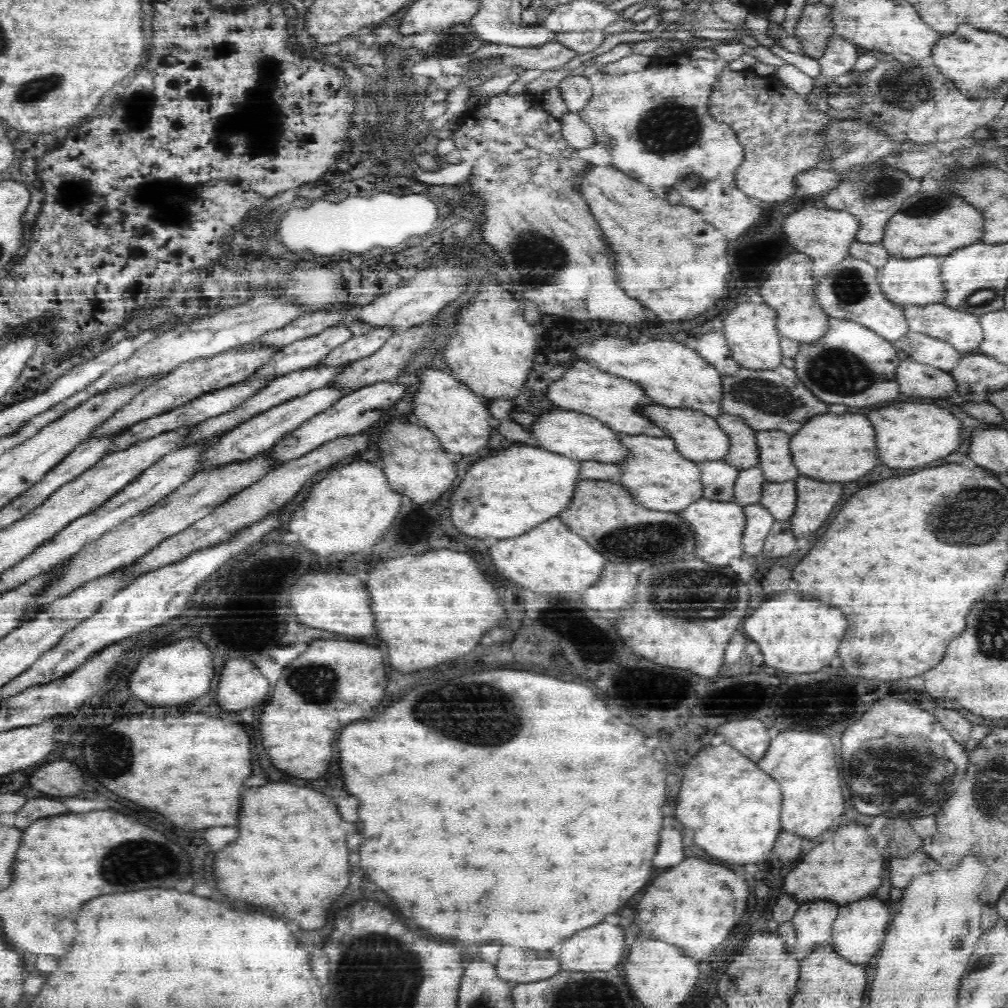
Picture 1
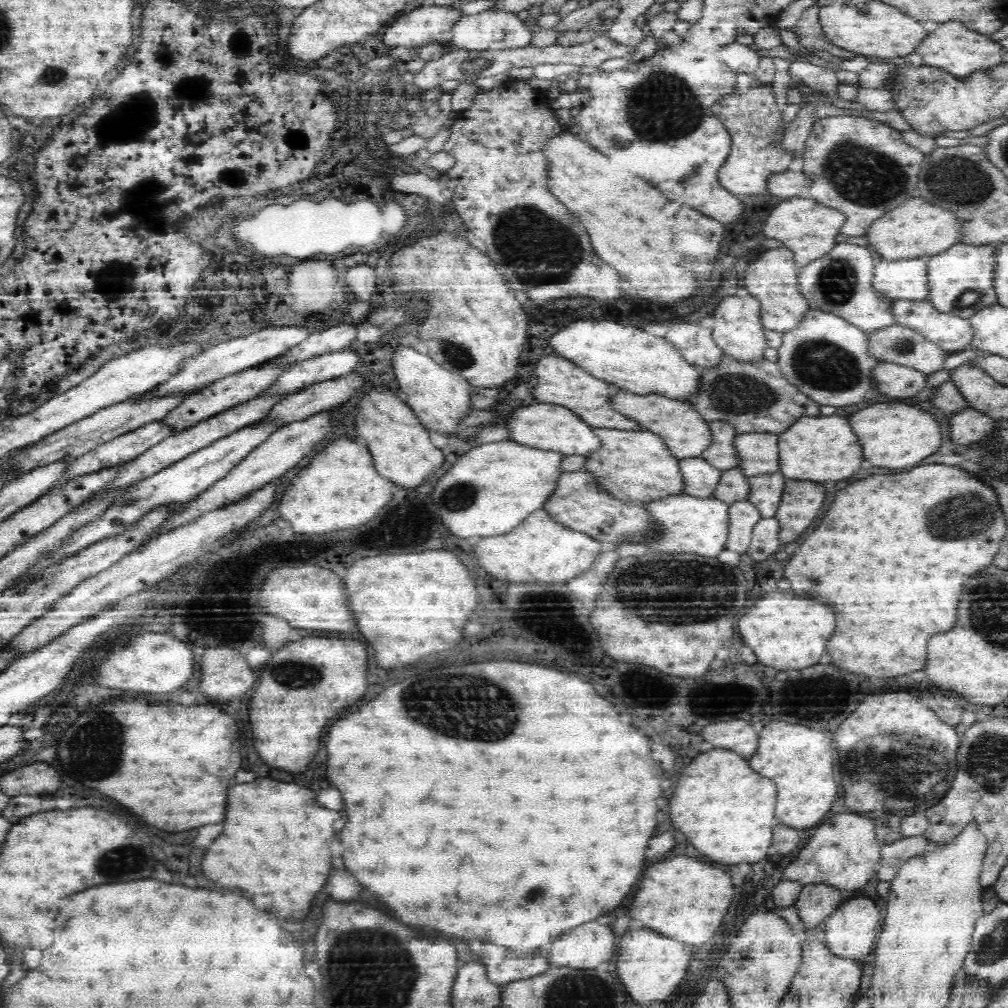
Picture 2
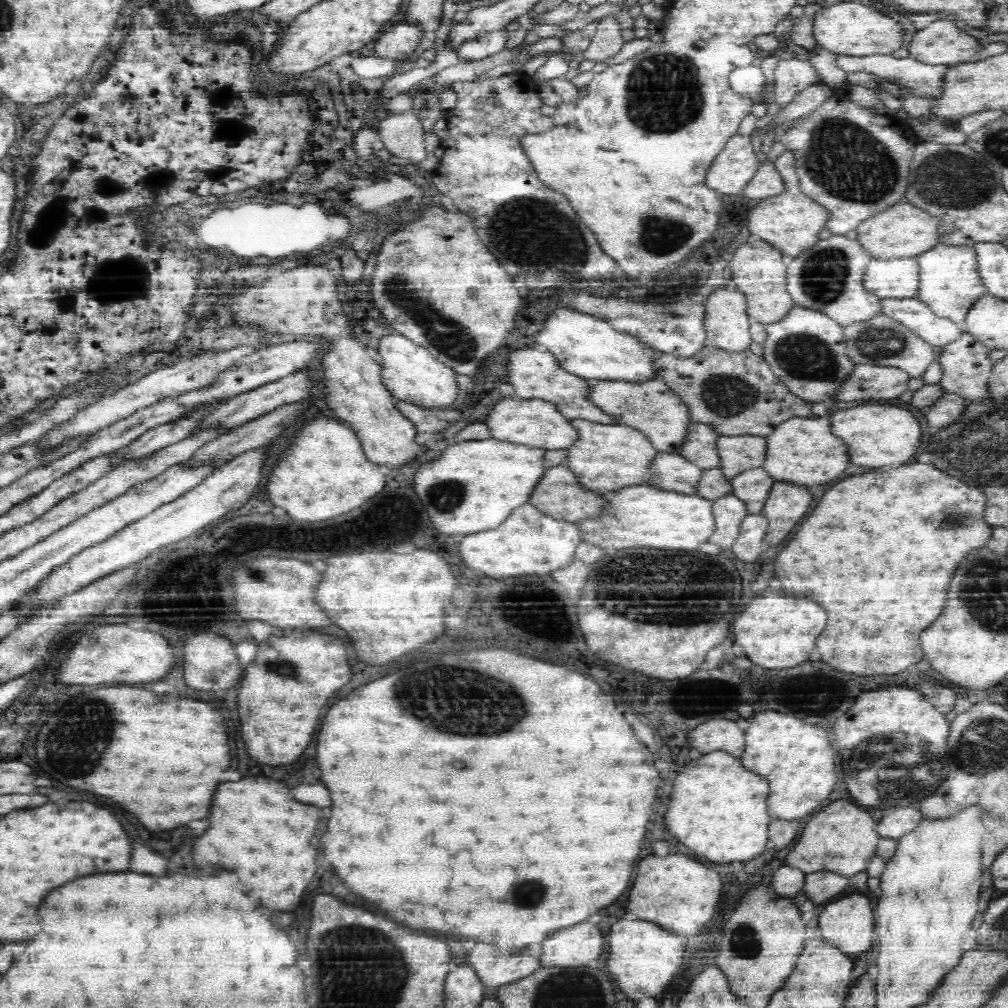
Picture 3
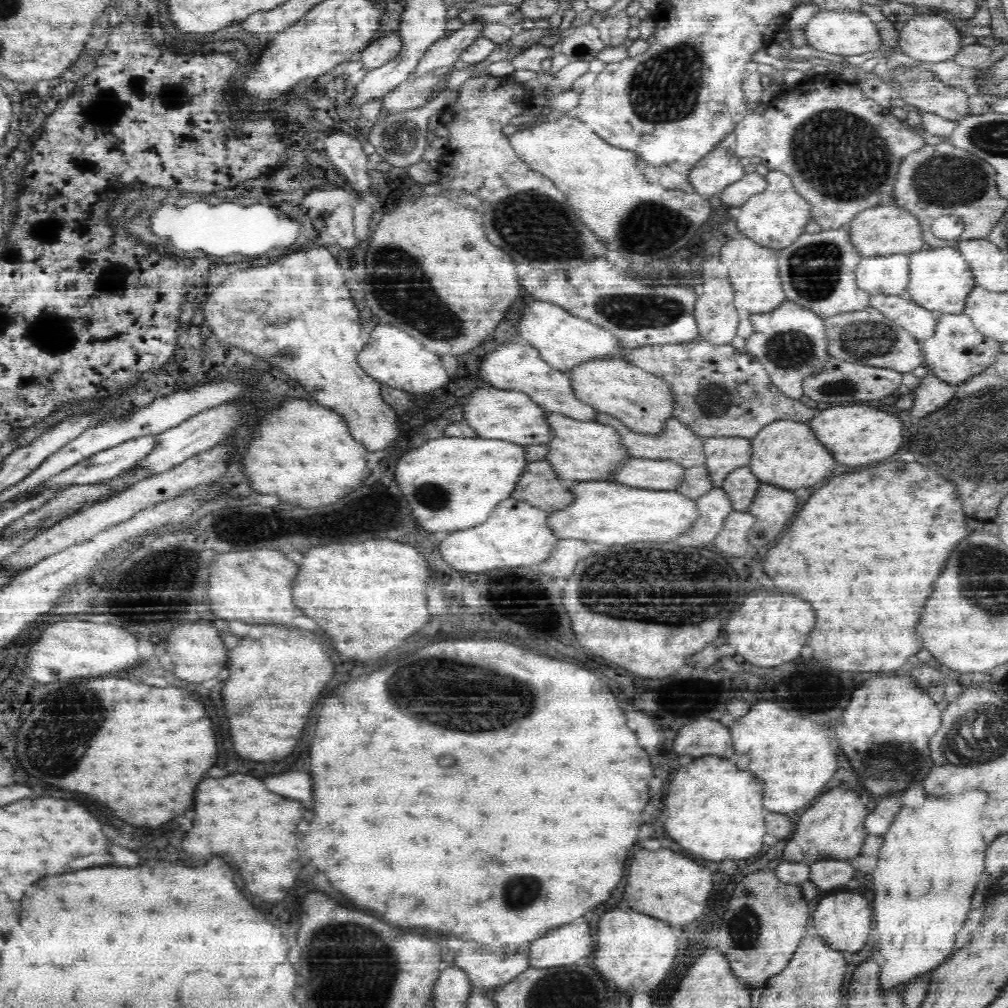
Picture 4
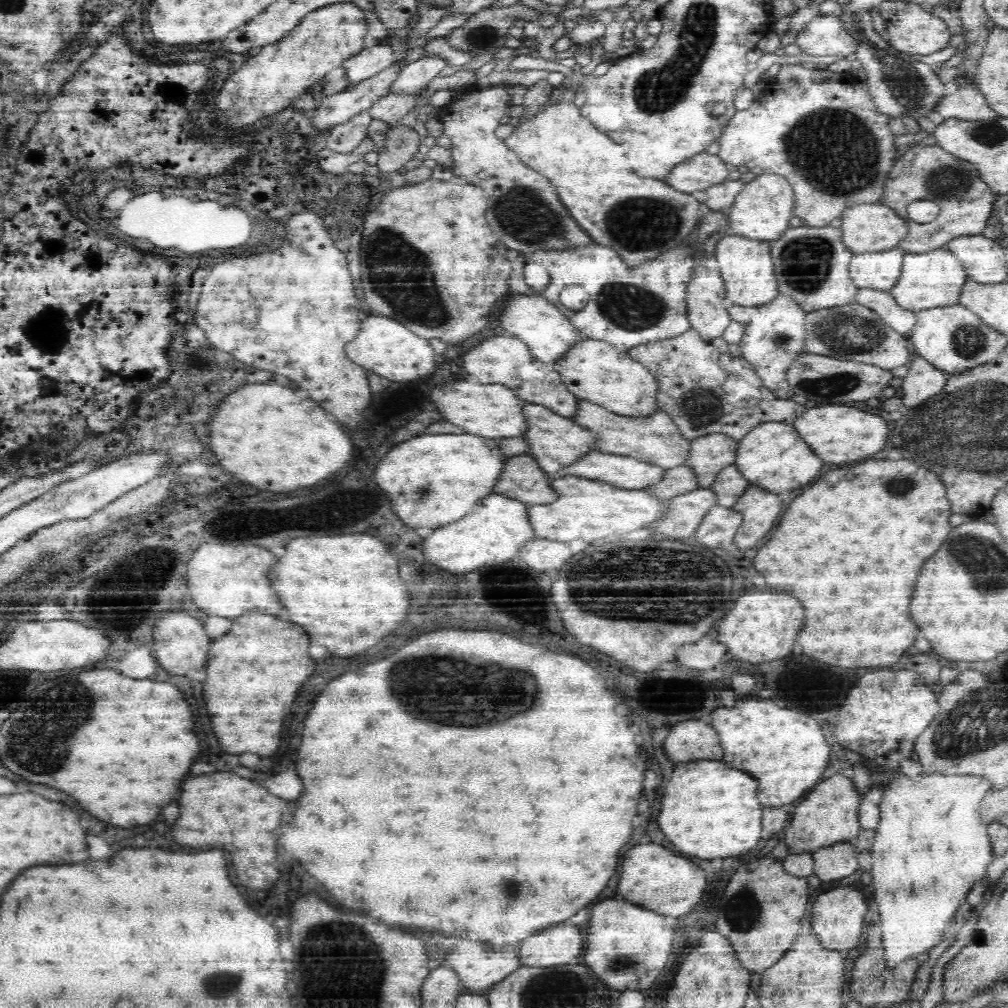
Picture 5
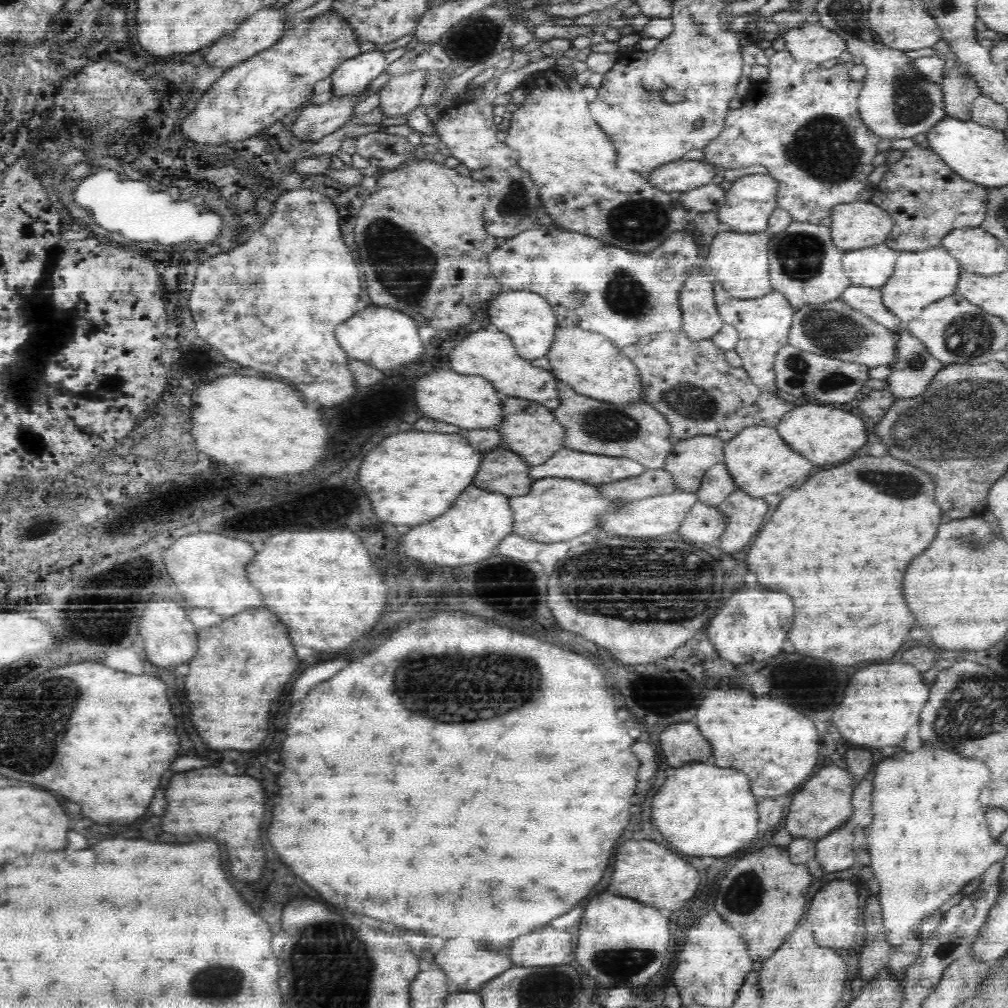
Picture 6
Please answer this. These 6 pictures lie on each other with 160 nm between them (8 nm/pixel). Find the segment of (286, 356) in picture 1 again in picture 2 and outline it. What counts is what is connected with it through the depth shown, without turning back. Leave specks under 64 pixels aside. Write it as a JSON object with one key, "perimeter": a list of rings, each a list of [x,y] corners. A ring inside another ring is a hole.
{"perimeter":[[[251,367],[238,374],[227,376],[218,382],[214,382],[214,384],[201,388],[196,393],[184,396],[168,414],[158,420],[158,423],[162,423],[162,427],[170,429],[171,436],[178,436],[181,432],[196,426],[196,424],[200,424],[200,422],[204,422],[204,420],[208,420],[208,418],[222,414],[226,410],[232,410],[232,408],[256,398],[258,392],[264,390],[272,380],[276,380],[276,376],[280,372],[284,372],[284,370],[288,370],[288,368],[261,369]]]}

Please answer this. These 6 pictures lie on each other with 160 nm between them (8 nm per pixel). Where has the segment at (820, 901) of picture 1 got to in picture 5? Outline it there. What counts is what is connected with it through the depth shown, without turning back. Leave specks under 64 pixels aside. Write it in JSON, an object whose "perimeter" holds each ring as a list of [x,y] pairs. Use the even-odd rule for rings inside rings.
{"perimeter":[[[839,841],[812,853],[813,873],[822,881],[854,876],[860,872],[860,862],[853,841]]]}

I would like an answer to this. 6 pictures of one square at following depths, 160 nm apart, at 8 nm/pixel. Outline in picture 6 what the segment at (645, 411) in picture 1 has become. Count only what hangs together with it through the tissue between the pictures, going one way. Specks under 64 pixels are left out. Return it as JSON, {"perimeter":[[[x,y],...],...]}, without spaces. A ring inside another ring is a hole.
{"perimeter":[[[557,326],[545,357],[552,364],[553,374],[576,392],[610,402],[628,402],[640,397],[640,385],[636,380],[636,366],[617,348],[603,334],[582,327]]]}

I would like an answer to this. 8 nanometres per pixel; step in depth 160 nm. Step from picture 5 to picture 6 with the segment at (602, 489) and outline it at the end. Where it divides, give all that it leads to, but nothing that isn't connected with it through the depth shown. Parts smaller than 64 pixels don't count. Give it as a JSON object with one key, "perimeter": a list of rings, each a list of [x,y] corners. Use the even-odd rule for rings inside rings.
{"perimeter":[[[556,477],[532,479],[528,491],[524,494],[508,496],[505,499],[505,504],[508,505],[508,510],[512,513],[512,533],[536,540],[536,542],[556,542],[556,540],[570,540],[576,534],[580,536],[596,524],[596,517],[593,515],[597,511],[604,510],[606,506],[616,506],[617,503],[621,502],[609,501],[600,496],[600,493],[596,493],[592,484]]]}

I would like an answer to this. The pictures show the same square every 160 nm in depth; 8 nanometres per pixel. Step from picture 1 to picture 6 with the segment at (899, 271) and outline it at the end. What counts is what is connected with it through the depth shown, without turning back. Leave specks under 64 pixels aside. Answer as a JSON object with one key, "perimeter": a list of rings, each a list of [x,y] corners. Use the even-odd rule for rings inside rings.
{"perimeter":[[[882,242],[845,251],[841,263],[850,285],[879,288],[892,274],[897,253]]]}

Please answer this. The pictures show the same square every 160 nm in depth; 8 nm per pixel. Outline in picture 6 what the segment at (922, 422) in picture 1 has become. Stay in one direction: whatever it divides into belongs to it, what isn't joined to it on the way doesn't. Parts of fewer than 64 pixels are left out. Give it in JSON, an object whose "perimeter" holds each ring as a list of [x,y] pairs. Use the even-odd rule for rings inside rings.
{"perimeter":[[[818,403],[794,406],[777,419],[773,429],[788,449],[812,464],[832,464],[850,458],[866,442],[866,429],[862,419],[847,411]]]}

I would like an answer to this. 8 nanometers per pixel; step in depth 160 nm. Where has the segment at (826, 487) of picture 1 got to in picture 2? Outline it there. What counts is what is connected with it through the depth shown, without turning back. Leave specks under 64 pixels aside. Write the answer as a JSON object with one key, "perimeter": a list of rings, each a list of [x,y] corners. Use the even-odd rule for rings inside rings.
{"perimeter":[[[785,479],[780,502],[773,516],[778,524],[777,540],[793,543],[814,522],[824,502],[824,488],[810,481]]]}

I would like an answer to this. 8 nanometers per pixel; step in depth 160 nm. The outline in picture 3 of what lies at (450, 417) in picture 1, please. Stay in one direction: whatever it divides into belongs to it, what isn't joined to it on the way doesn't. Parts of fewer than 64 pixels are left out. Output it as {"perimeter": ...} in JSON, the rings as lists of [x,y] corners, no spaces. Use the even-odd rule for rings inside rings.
{"perimeter":[[[393,332],[379,336],[378,354],[380,381],[394,400],[404,400],[421,407],[450,408],[457,398],[455,370],[444,365],[423,347],[412,342],[403,334]]]}

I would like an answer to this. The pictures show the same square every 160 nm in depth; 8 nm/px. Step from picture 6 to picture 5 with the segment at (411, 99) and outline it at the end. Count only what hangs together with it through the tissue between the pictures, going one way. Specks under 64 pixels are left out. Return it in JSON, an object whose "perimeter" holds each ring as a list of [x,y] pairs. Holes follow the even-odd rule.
{"perimeter":[[[422,57],[401,67],[386,94],[415,97],[425,90],[434,77],[438,77],[444,66],[444,60],[438,57]]]}

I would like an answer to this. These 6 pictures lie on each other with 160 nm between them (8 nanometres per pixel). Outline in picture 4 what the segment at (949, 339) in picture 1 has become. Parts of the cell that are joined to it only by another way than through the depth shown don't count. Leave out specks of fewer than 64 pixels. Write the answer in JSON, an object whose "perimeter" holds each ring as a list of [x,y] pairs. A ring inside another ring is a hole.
{"perimeter":[[[872,294],[869,306],[918,340],[933,334],[935,313],[910,302],[904,295]]]}

